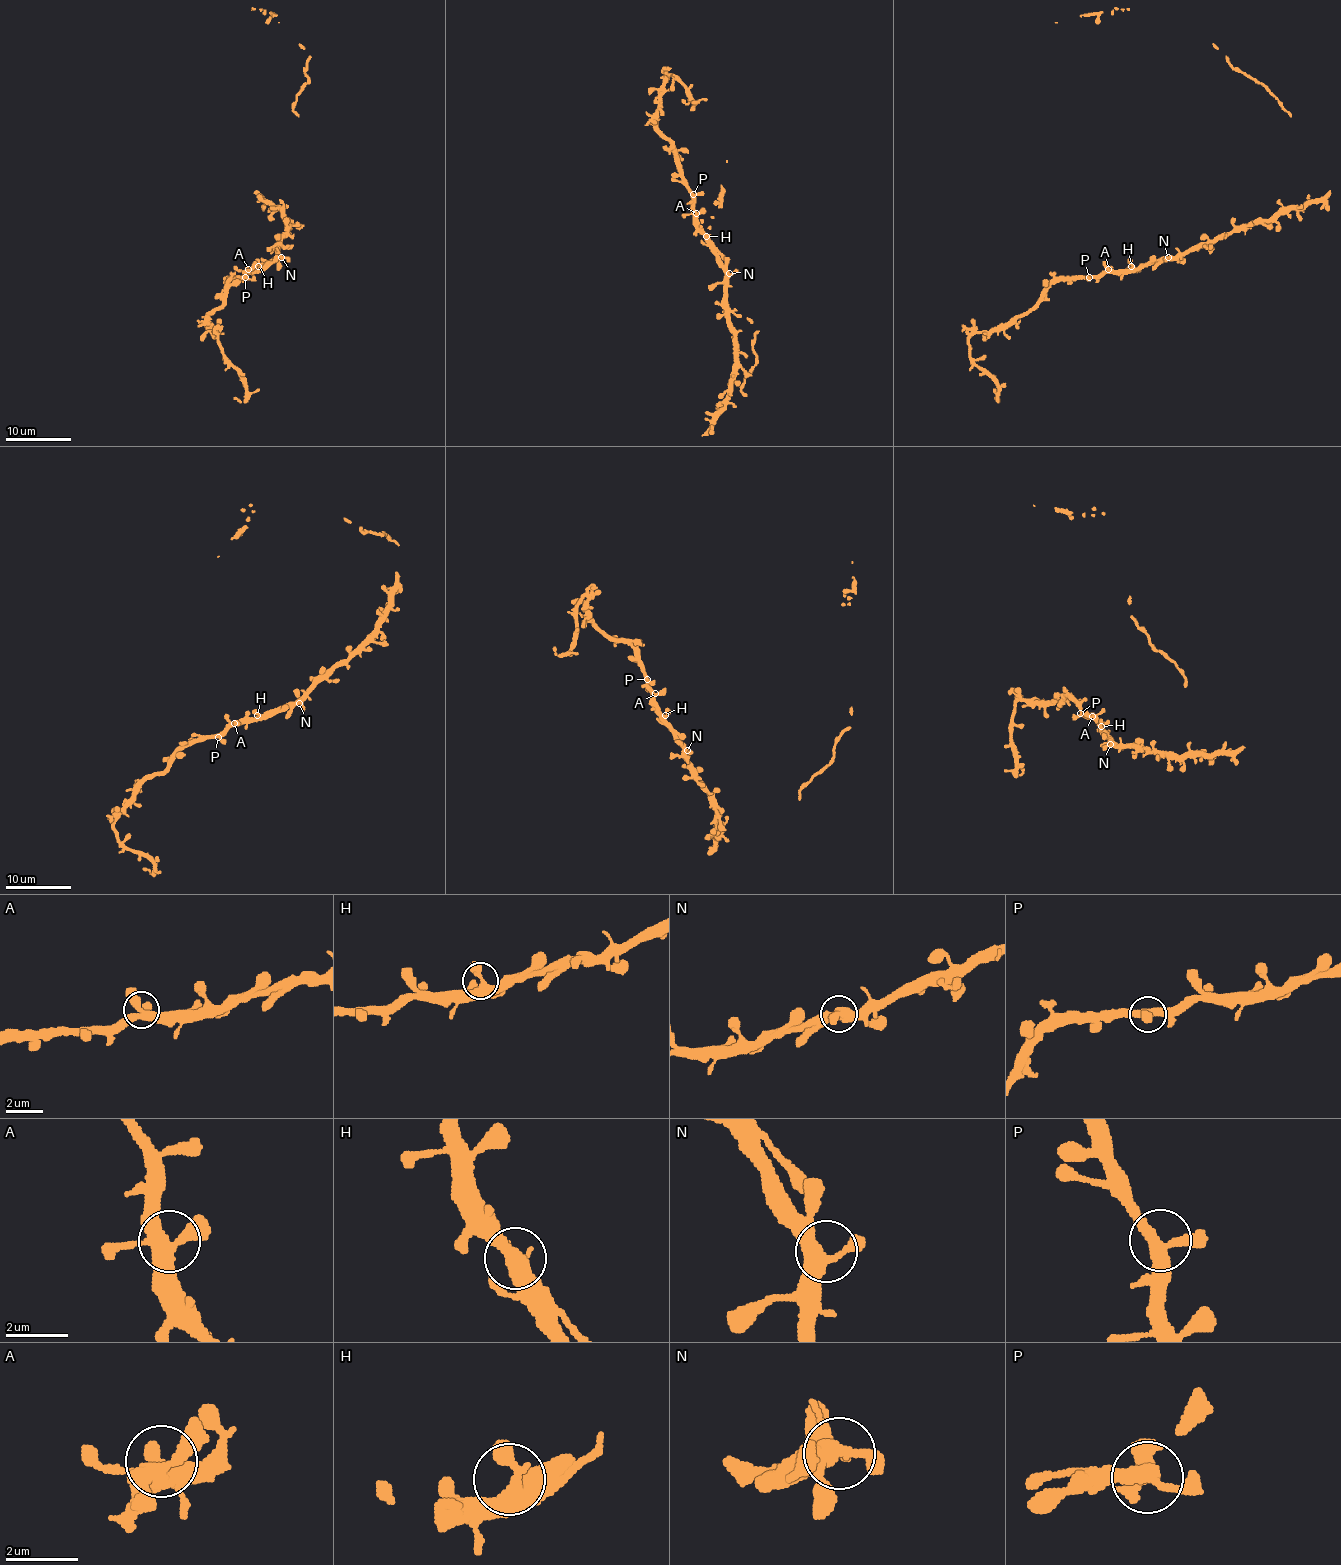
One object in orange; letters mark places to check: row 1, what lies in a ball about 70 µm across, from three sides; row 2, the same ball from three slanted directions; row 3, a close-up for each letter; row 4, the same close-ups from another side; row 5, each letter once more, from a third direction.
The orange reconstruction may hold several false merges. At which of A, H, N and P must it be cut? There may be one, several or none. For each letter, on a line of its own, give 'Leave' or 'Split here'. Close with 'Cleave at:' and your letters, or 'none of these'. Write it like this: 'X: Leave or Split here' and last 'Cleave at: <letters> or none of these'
A: Leave
H: Leave
N: Leave
P: Leave
Cleave at: none of these

